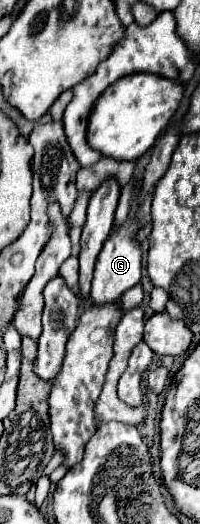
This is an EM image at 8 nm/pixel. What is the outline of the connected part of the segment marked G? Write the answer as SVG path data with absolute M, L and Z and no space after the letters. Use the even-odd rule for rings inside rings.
M127 219L125 225L117 231L111 231L109 239L105 241L103 251L95 265L95 277L93 277L93 285L91 285L91 303L93 305L117 303L127 289L131 289L139 283L139 279L141 279L141 247L135 241L135 233L137 233L137 223Z

